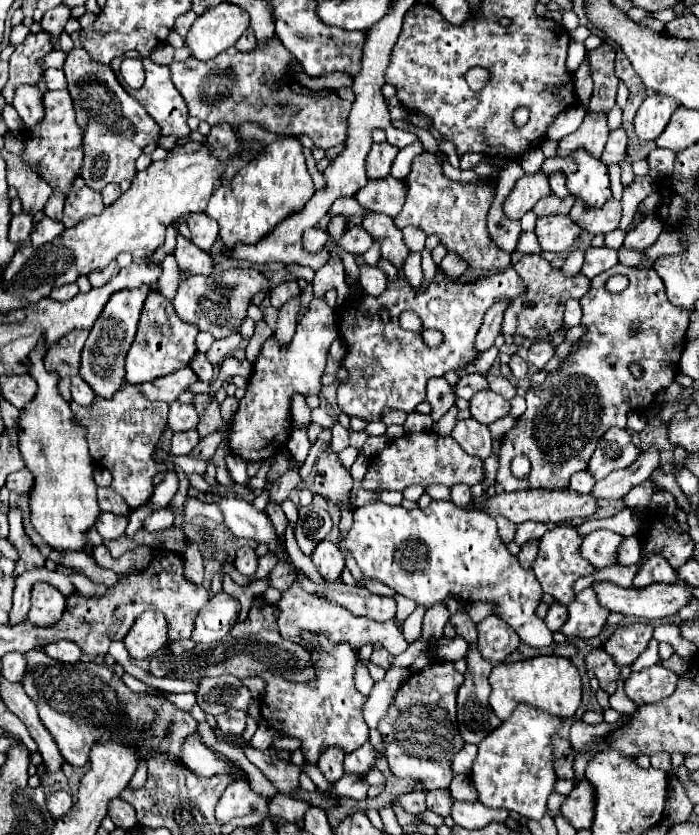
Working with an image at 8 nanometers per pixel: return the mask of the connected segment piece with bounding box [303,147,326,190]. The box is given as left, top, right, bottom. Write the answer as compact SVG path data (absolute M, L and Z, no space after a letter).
M303 147L303 154L306 159L308 171L313 179L315 189L316 190L323 189L326 186L326 179L315 166L316 160L314 159L314 157L312 157L313 155L311 149Z

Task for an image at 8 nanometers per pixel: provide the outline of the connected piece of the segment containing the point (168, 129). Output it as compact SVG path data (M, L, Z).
M151 59L141 61L147 79L141 89L131 89L131 97L143 103L145 111L163 129L163 137L175 135L177 141L185 139L191 133L187 125L187 105L171 81L169 67L157 65Z

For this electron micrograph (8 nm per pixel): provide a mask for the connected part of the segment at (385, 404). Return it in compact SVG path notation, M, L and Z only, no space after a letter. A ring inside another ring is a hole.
M439 267L437 273L433 277L433 281L423 279L421 287L415 291L407 279L397 279L397 281L387 281L385 291L379 297L361 293L359 297L351 297L351 301L347 301L343 307L339 307L339 311L335 309L337 315L337 325L339 325L339 335L347 345L347 353L343 357L343 367L347 369L349 377L347 381L343 381L337 389L337 403L339 409L343 413L347 413L349 417L359 417L367 423L371 421L379 421L383 411L387 409L401 409L405 413L415 411L417 403L425 401L425 385L431 377L443 377L449 371L463 371L467 365L471 365L473 361L477 361L479 353L473 349L475 347L475 335L483 323L483 315L485 311L501 299L515 299L519 293L523 293L523 279L517 275L517 271L513 267L499 271L499 273L491 273L491 275L483 275L479 277L475 283L459 283L457 279L447 277ZM387 309L389 311L389 321L381 321L379 311ZM411 309L419 315L423 329L437 329L443 335L443 343L439 347L427 347L423 343L421 331L405 331L399 325L399 313Z

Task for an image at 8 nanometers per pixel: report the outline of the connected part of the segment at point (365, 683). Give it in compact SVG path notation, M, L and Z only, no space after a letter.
M355 651L355 655L357 655L355 685L357 685L357 689L359 689L363 695L369 695L369 691L371 691L371 687L373 687L373 679L371 679L371 675L369 675L369 671L367 671L367 665L359 659L359 651Z

